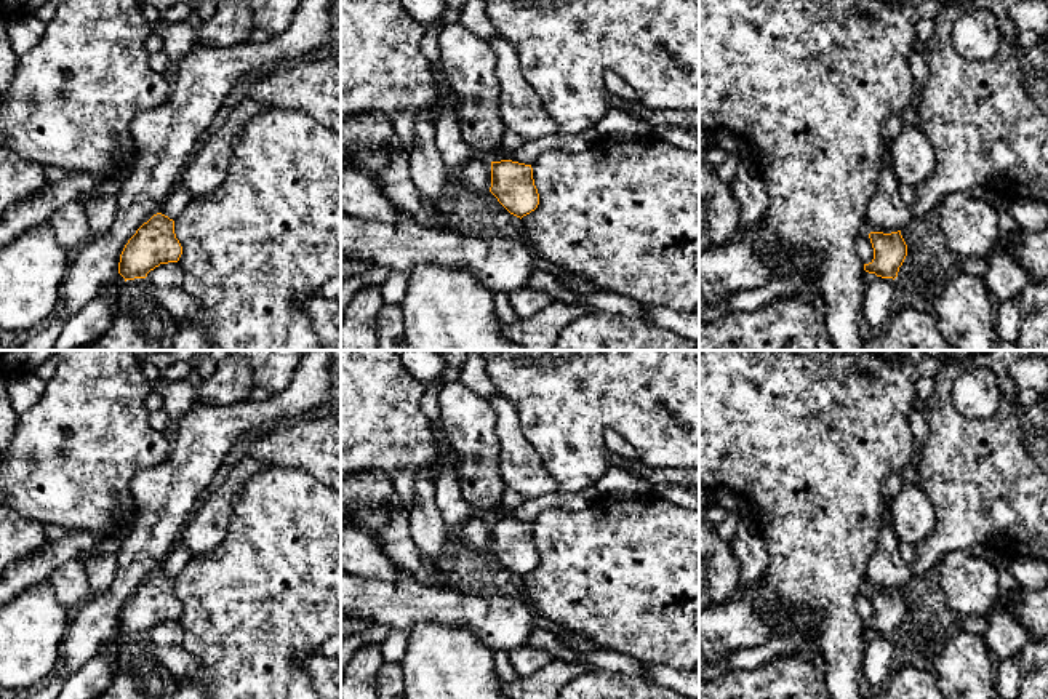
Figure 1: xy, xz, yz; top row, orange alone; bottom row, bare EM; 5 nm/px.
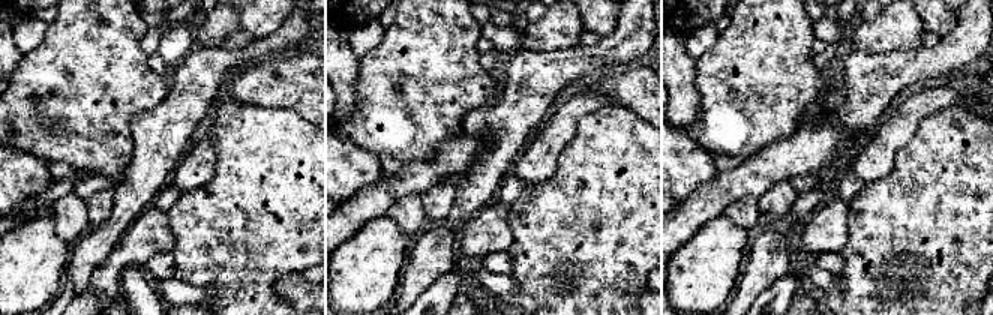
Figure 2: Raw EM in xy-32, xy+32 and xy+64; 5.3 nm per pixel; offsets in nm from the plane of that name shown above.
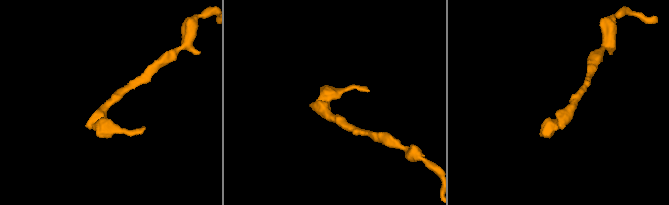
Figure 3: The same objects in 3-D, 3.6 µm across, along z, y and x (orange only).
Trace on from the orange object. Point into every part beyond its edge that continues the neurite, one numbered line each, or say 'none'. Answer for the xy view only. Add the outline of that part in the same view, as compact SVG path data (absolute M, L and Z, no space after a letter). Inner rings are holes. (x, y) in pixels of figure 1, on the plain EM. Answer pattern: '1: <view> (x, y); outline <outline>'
1: xy (111, 648); outline M118 632L112 641L109 641L99 648L98 654L106 654L112 661L115 661L118 657L118 649L123 643L125 643L125 637Z

